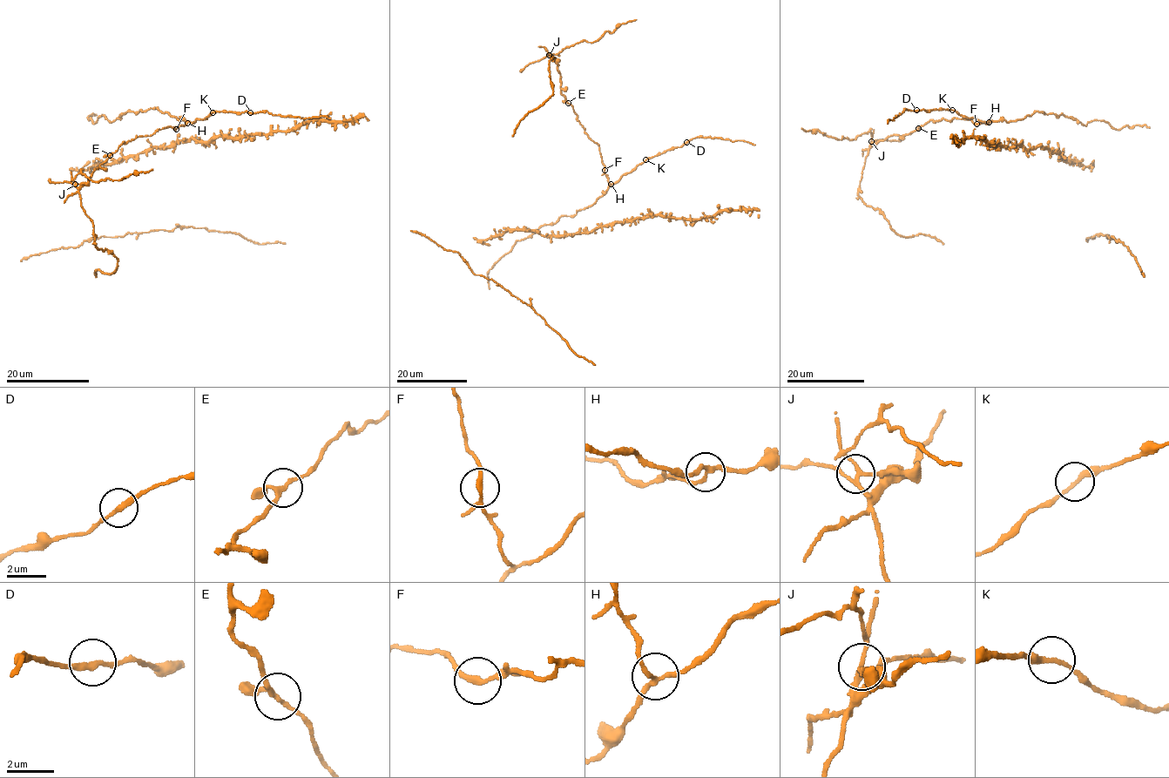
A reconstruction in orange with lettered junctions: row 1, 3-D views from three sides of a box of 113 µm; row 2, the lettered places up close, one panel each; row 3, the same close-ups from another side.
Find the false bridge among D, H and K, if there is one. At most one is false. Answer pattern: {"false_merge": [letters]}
{"false_merge": ["H"]}

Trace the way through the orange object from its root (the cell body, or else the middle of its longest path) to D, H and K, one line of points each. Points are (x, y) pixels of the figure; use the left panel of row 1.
D: (156, 108), (179, 120), (193, 123), (196, 119), (206, 119), (213, 112), (250, 112)
H: (156, 108), (187, 123)
K: (156, 108), (179, 120), (193, 123), (196, 119), (206, 119), (212, 112)

